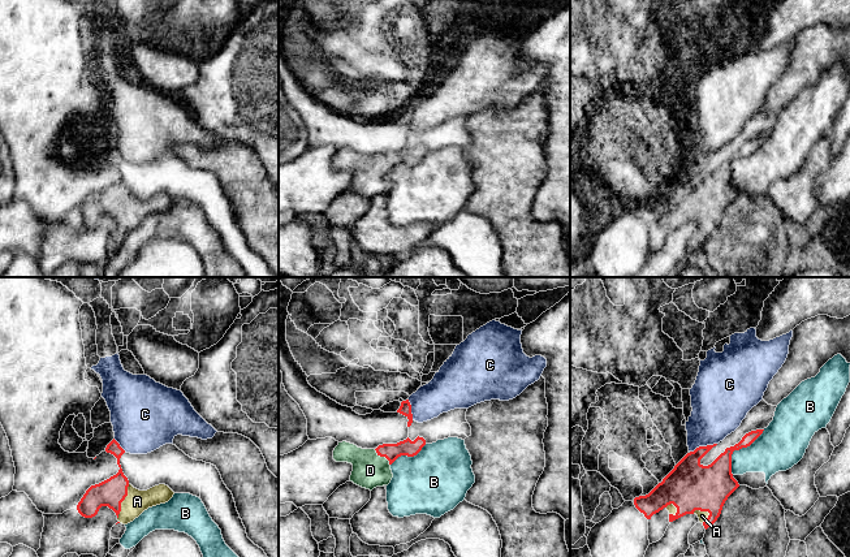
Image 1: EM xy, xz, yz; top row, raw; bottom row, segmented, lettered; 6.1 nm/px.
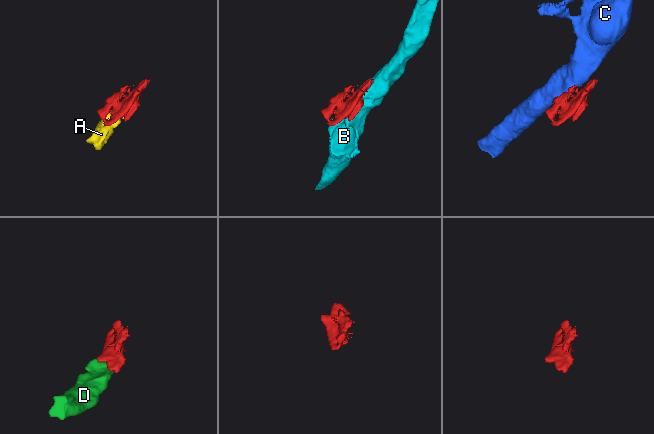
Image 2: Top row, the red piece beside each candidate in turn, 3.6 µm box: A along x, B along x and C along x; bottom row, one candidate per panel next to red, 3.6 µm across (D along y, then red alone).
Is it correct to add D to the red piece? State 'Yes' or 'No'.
Yes

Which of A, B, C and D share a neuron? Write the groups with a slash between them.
A D / B / C

